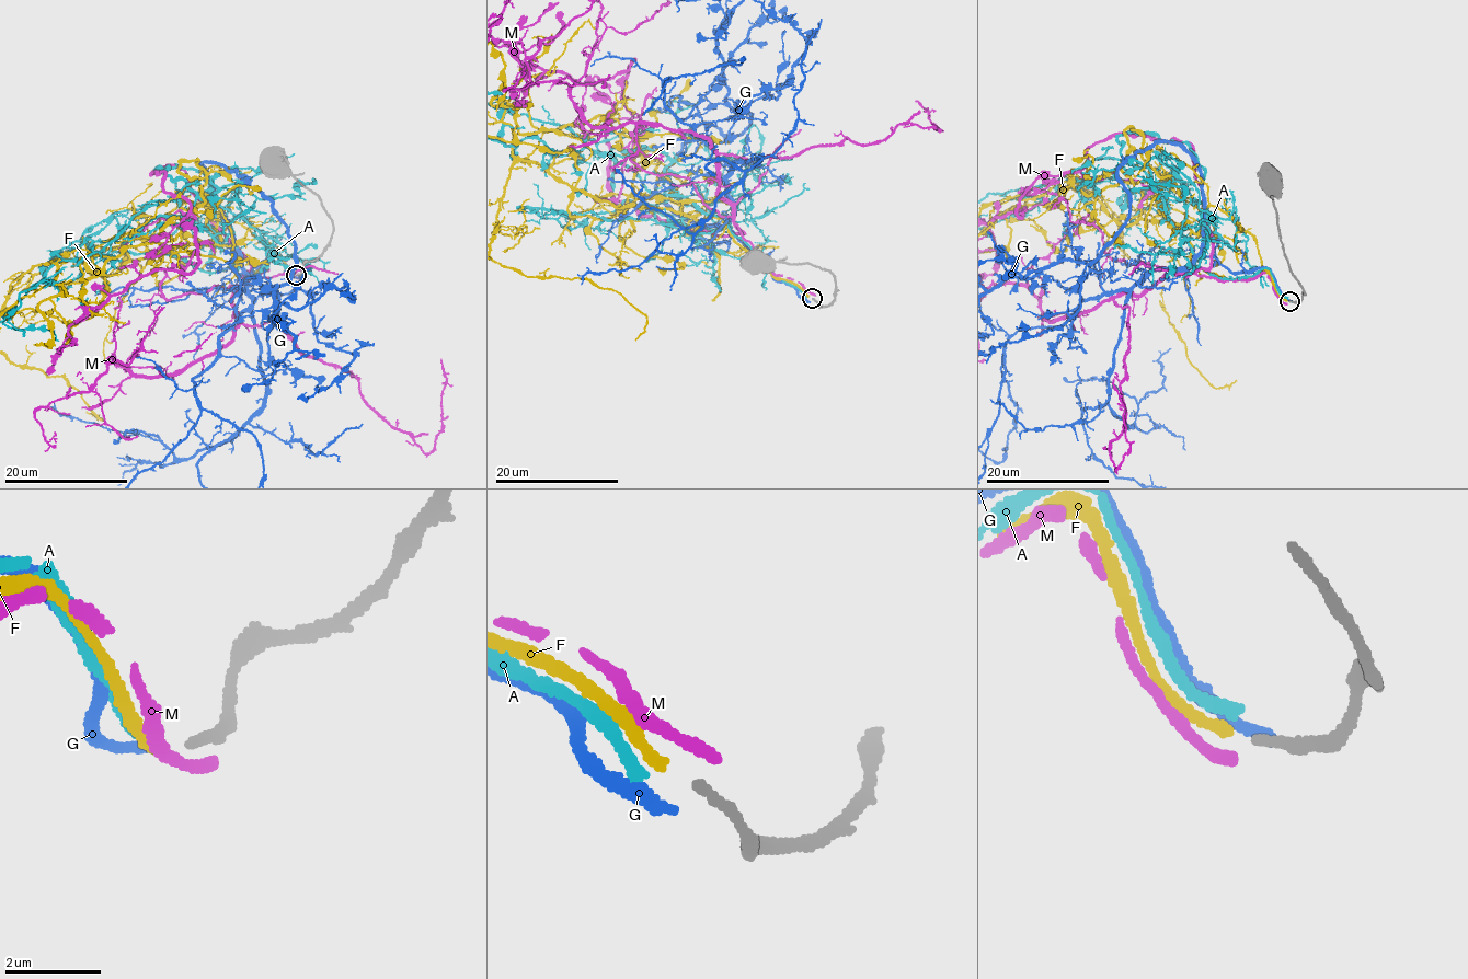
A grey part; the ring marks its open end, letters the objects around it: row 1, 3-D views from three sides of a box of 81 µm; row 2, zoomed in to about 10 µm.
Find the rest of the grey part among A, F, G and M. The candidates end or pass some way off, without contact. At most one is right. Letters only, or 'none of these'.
F

